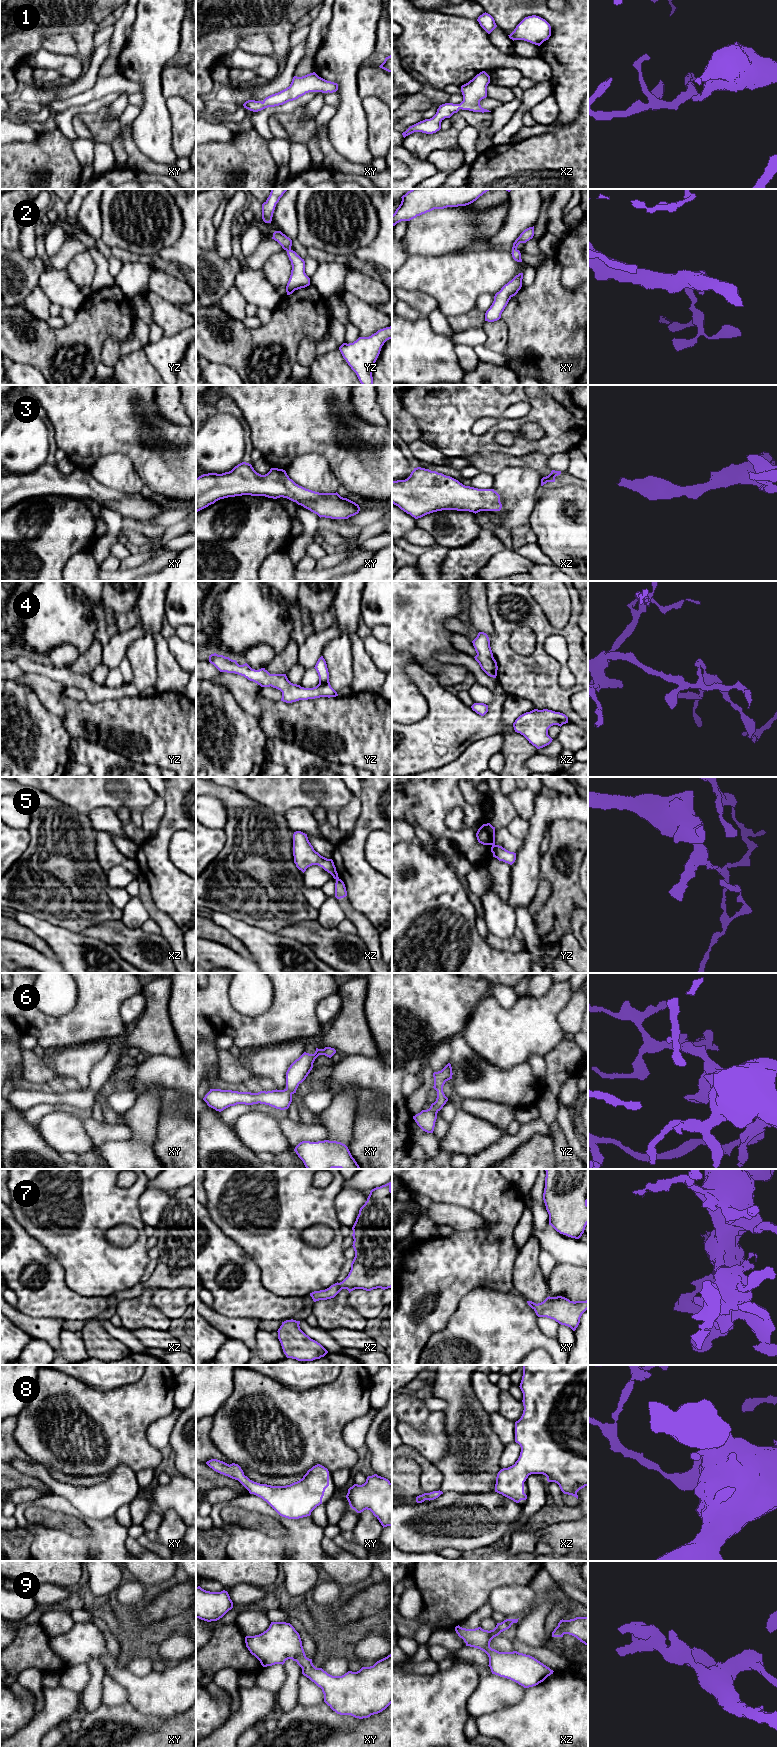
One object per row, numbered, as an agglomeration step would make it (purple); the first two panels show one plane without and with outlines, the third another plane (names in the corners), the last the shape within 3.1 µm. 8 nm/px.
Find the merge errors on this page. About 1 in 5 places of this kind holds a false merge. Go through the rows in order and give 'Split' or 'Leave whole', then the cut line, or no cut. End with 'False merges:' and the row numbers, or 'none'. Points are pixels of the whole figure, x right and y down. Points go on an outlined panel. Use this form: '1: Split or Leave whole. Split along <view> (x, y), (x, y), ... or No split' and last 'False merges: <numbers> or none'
1: Leave whole. No split
2: Leave whole. No split
3: Leave whole. No split
4: Leave whole. No split
5: Split. Split along yz (495, 845), (492, 852)
6: Leave whole. No split
7: Leave whole. No split
8: Leave whole. No split
9: Leave whole. No split
False merges: 5

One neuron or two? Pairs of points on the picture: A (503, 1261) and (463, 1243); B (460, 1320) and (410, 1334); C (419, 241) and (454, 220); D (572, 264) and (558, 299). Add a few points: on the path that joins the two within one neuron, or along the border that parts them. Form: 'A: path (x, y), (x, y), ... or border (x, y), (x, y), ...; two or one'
A: path (493, 1261), (478, 1258), (473, 1253); one
B: border (459, 1304), (447, 1324), (428, 1339); two
C: path (428, 234), (445, 229); one
D: border (558, 263), (561, 284), (576, 289); two

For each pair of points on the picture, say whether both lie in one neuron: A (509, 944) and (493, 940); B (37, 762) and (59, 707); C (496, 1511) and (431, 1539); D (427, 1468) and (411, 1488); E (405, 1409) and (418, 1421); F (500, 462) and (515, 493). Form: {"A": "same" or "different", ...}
{"A": "same", "B": "different", "C": "same", "D": "different", "E": "same", "F": "different"}

